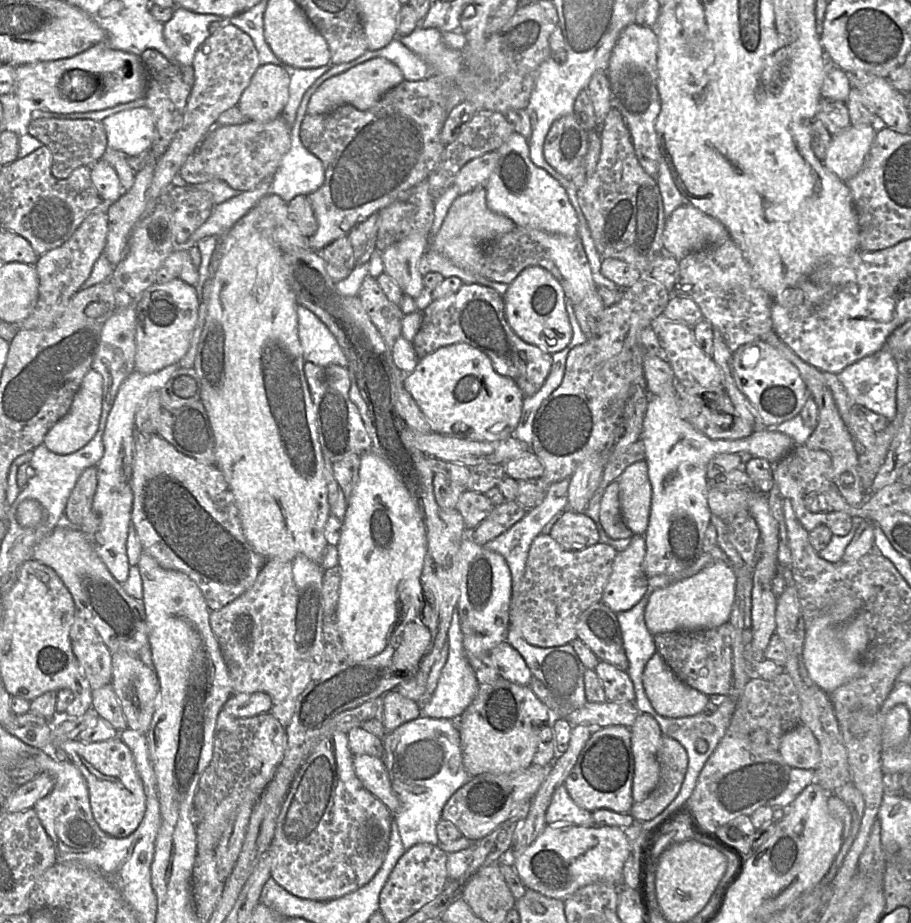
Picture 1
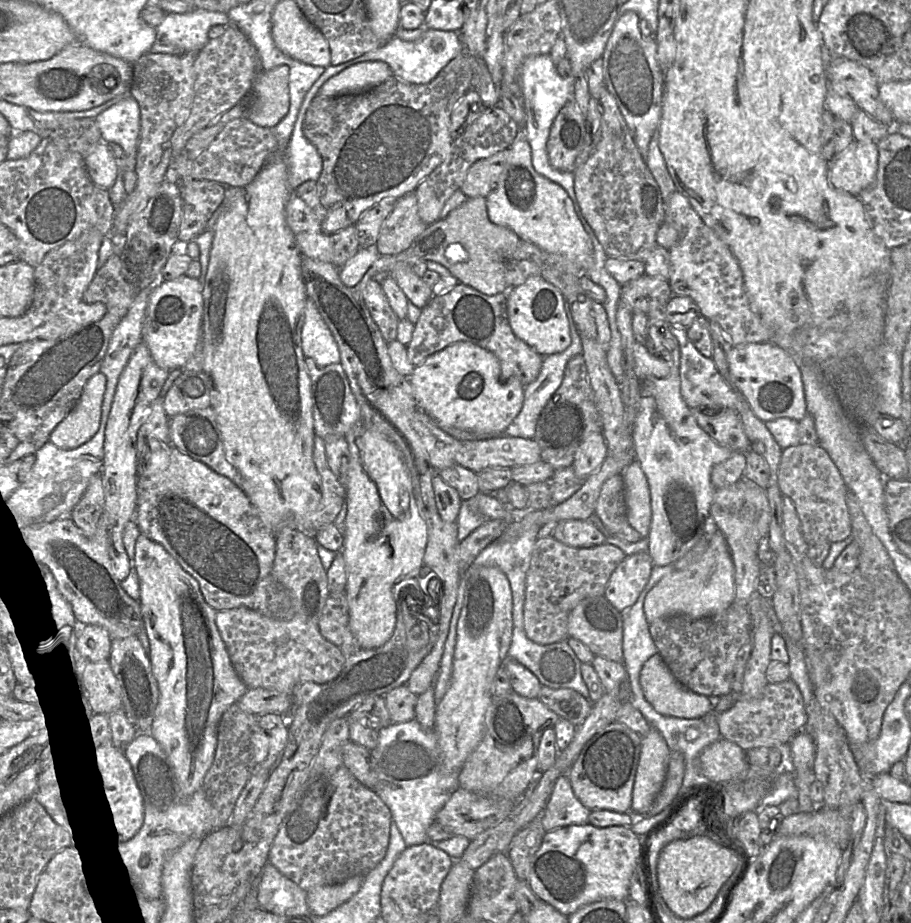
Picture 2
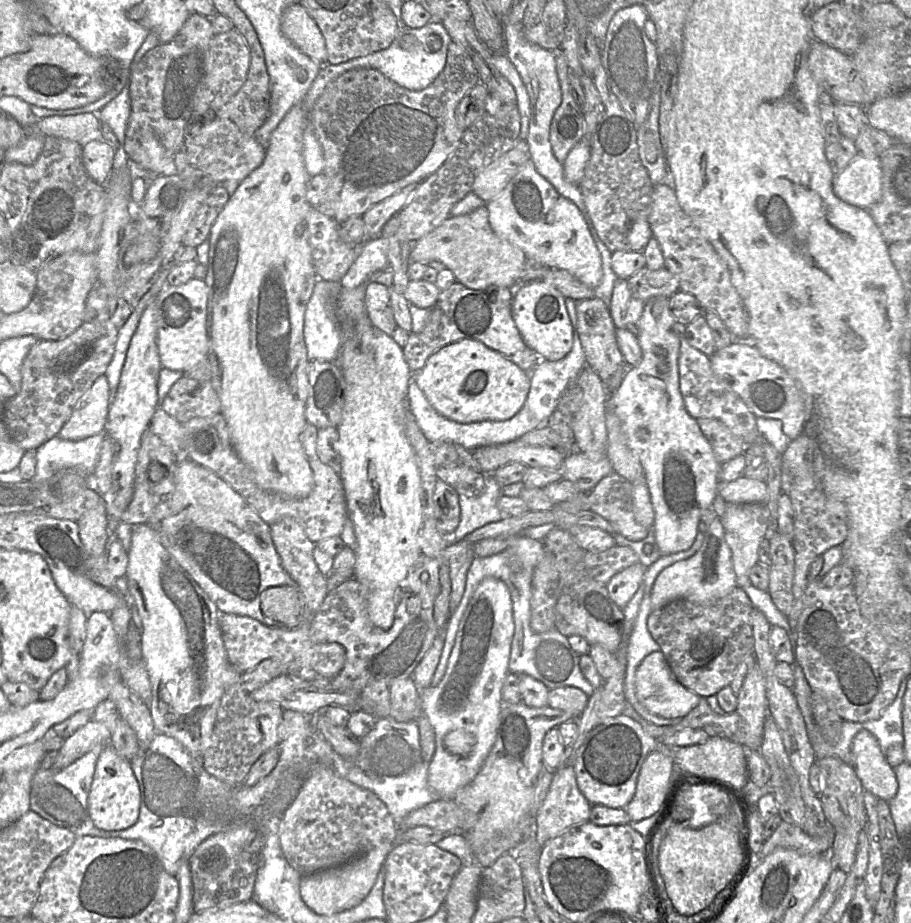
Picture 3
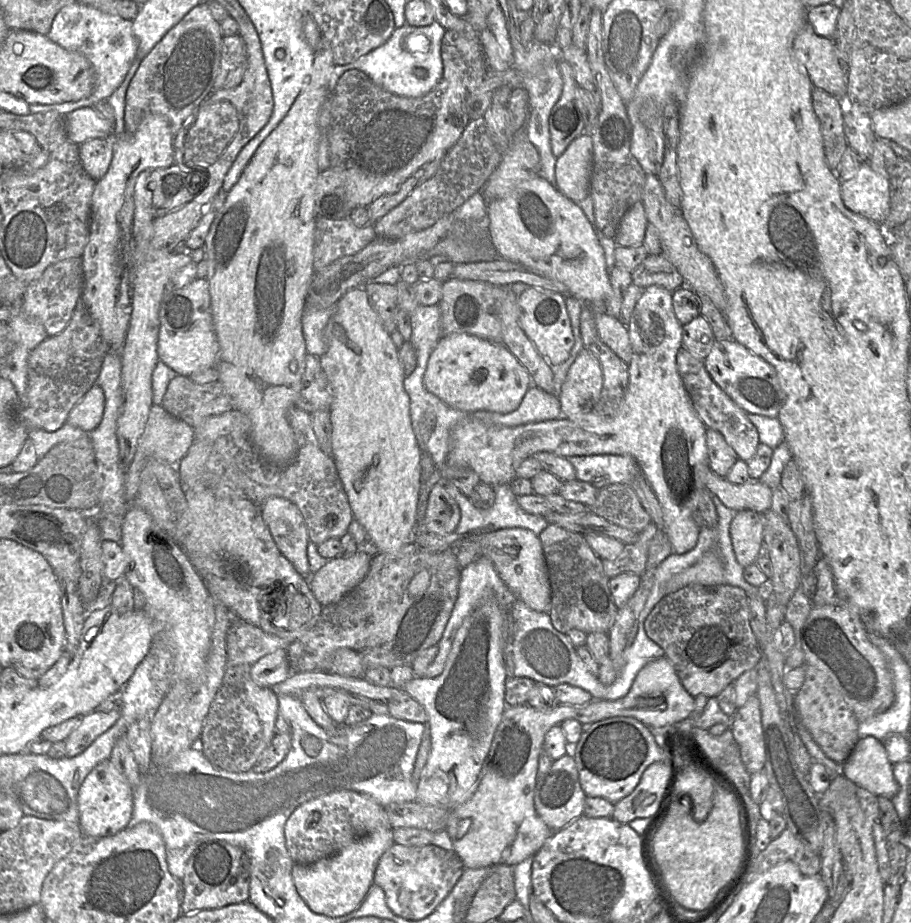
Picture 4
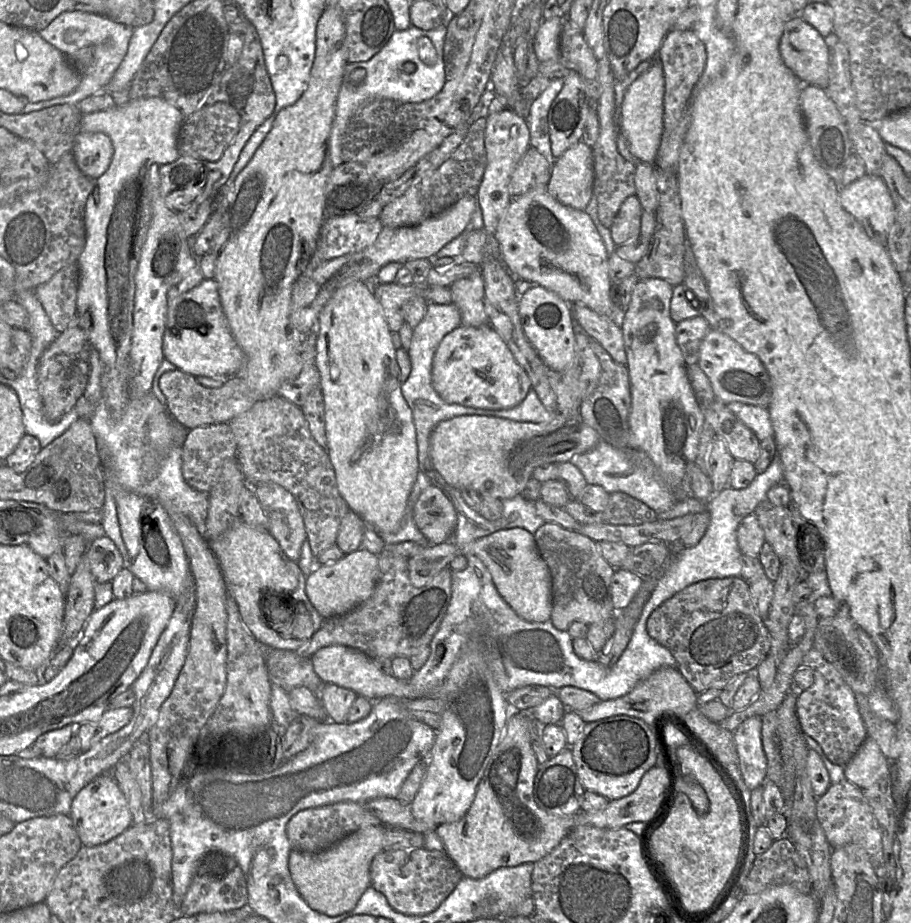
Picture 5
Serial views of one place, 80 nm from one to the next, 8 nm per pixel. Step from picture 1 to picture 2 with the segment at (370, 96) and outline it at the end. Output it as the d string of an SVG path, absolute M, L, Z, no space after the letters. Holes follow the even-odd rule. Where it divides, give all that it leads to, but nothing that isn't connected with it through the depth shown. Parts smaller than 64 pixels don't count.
M366 61L350 66L328 79L319 96L336 97L366 92L393 77L391 68L382 61Z

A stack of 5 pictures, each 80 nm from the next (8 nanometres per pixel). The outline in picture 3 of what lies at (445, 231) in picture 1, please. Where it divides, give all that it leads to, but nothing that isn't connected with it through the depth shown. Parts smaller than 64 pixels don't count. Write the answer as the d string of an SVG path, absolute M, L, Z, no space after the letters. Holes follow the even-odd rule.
M486 205L459 216L450 216L437 228L416 241L410 260L429 263L439 261L454 274L456 281L474 290L490 286L509 288L517 283L528 259L524 252L500 238L489 224Z

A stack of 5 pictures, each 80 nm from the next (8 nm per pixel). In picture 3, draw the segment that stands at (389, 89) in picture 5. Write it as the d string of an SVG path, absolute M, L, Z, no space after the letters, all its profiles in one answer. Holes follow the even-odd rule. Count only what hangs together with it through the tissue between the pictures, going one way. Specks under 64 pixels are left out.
M435 19L419 28L410 28L401 22L398 26L397 37L386 49L353 58L340 64L323 64L302 102L308 120L312 108L323 90L342 73L350 69L376 69L391 81L409 90L420 91L427 88L444 69L447 49L451 41L452 39L445 27Z

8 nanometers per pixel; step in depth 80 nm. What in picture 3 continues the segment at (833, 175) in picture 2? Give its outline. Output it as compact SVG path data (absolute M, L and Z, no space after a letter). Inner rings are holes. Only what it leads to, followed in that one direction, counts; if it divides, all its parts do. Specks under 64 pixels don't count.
M858 152L833 180L834 193L846 203L863 209L874 205L881 196L880 158L869 158Z

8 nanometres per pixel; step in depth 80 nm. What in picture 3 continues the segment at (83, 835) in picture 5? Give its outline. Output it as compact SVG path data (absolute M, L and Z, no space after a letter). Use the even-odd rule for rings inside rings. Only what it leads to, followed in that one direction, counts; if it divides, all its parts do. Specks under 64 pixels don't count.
M106 744L96 762L88 796L88 813L94 825L104 831L125 830L134 825L139 817L140 789L130 761L121 757Z

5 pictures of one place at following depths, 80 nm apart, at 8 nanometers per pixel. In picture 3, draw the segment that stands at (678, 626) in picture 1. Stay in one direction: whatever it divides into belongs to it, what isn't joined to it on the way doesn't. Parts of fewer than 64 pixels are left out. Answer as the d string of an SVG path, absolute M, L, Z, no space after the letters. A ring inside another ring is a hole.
M716 515L705 532L701 548L692 557L675 563L658 575L651 591L652 611L676 599L710 604L728 595L736 586L731 550L724 538L721 519Z

